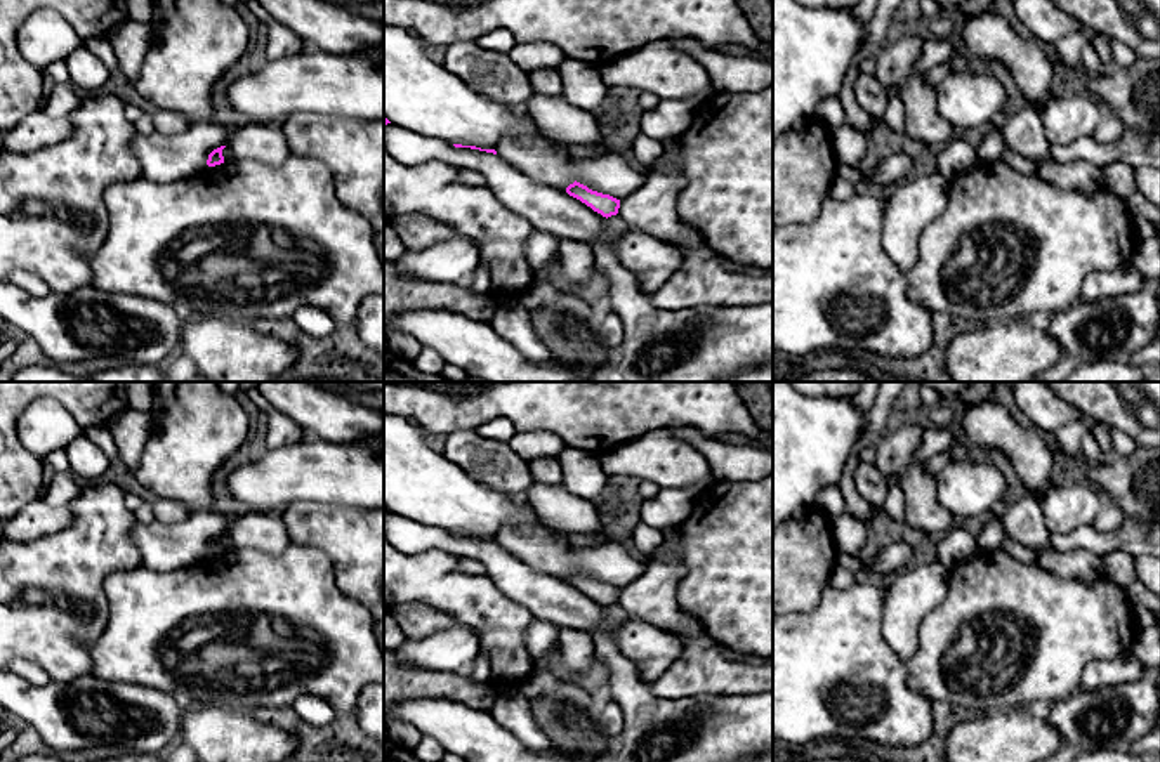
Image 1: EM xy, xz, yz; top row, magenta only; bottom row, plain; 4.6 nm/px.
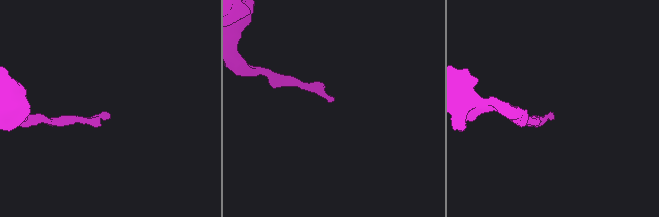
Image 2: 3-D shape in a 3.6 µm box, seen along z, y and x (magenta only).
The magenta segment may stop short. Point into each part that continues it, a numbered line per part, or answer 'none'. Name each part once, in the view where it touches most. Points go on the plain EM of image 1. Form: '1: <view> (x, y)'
none

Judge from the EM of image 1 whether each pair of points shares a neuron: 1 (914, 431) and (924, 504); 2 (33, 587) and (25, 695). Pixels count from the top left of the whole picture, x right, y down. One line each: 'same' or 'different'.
1: same
2: different

